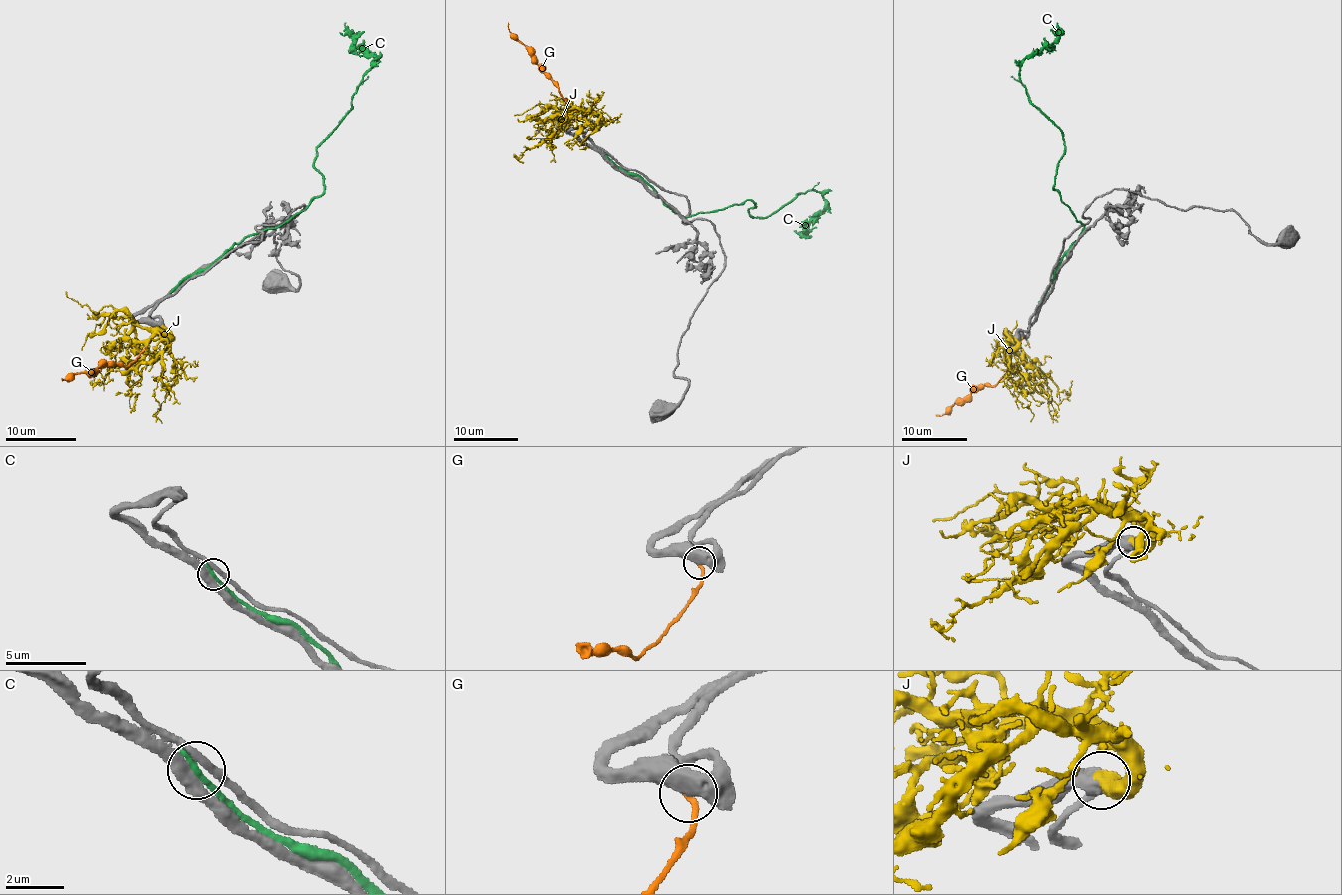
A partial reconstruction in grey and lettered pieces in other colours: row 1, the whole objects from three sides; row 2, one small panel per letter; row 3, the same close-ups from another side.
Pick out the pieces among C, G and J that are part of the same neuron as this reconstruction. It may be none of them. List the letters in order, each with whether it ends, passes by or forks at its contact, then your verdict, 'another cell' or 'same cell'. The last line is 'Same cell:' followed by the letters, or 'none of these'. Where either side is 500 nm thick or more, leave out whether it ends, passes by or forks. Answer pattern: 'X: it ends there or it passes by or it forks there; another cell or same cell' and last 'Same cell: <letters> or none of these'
C: it ends there; another cell
G: another cell
J: same cell
Same cell: J

